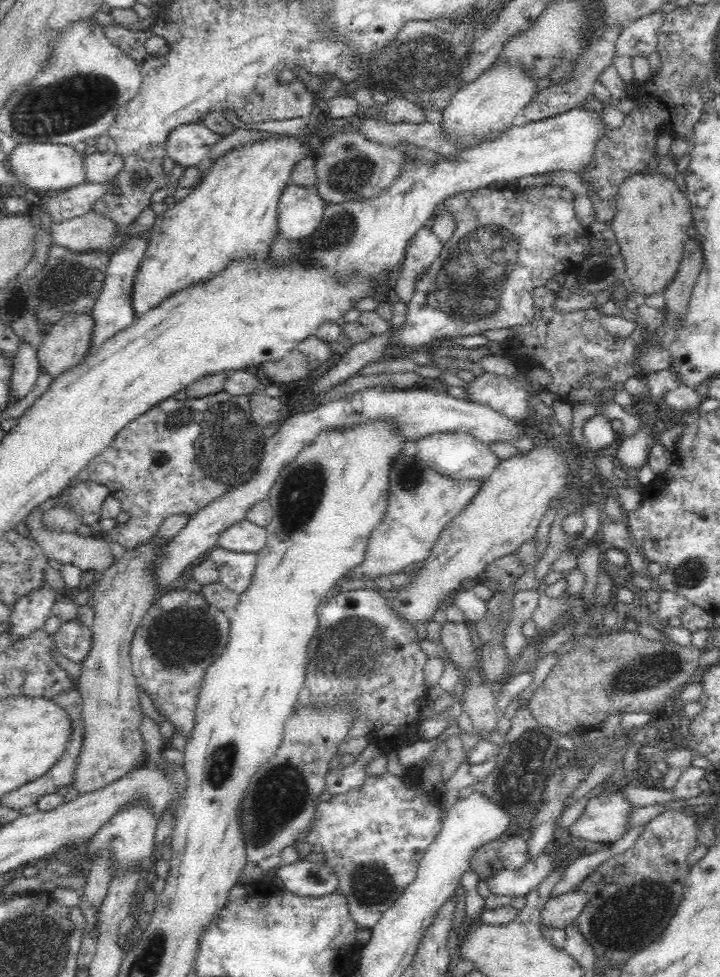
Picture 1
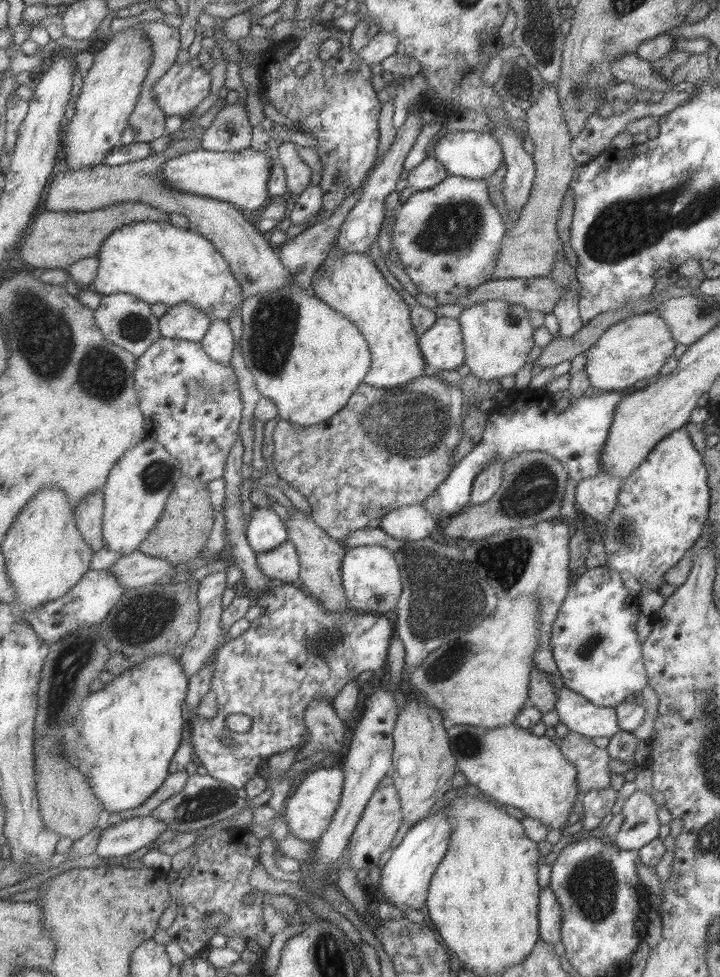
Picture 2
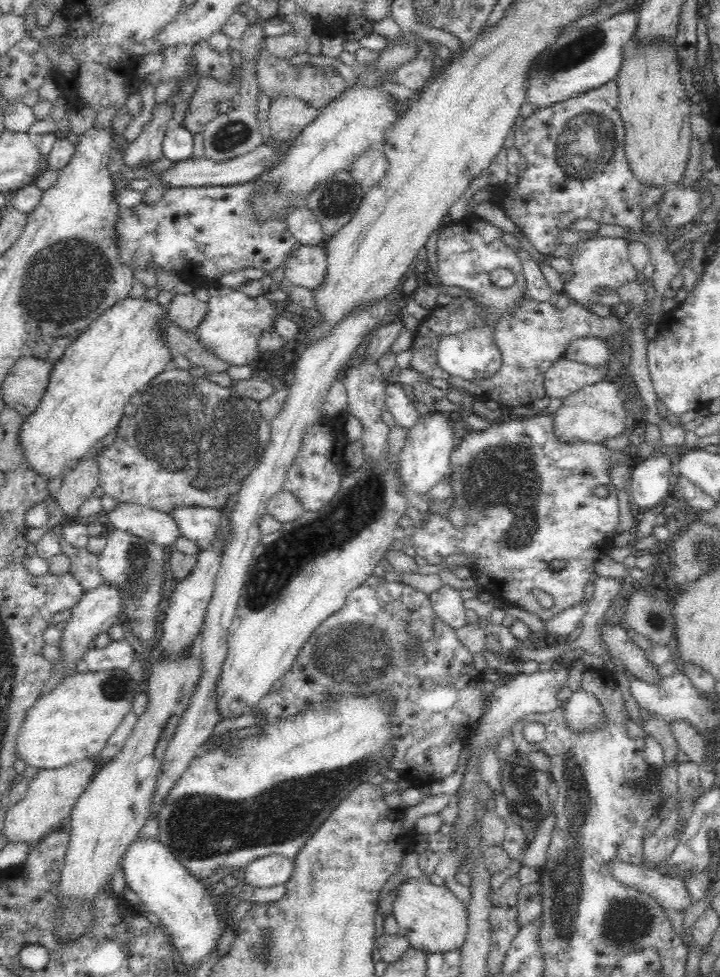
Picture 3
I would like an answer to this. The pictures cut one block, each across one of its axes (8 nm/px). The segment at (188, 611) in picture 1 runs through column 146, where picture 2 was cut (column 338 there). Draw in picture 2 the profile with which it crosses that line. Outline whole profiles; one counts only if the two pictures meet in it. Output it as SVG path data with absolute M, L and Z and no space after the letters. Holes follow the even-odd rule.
M274 583L265 594L258 596L255 605L263 612L251 621L249 628L234 640L223 643L214 658L214 673L210 689L215 694L217 713L212 719L198 717L187 725L187 736L196 754L193 759L201 764L209 776L228 784L230 787L243 788L250 779L251 772L257 772L263 758L285 752L299 744L308 728L303 713L313 699L325 699L333 703L345 682L356 678L361 672L377 670L383 666L387 648L393 638L391 622L385 615L361 612L355 609L343 613L325 612L298 584ZM227 715L247 715L248 729L233 732L225 724ZM220 736L230 736L235 747L227 747L219 741Z

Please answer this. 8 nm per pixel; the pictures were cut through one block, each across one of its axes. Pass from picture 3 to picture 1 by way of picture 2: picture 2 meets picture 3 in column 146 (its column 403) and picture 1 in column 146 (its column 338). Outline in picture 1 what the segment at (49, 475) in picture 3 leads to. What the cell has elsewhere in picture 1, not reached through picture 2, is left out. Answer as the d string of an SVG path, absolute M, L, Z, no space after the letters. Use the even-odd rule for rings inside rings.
M277 135L266 142L254 142L226 152L214 161L185 198L157 216L132 284L130 301L134 320L176 291L212 280L232 261L242 257L259 261L268 256L270 244L279 234L276 206L282 194L280 190L291 182L290 170L294 164L314 155L306 137Z

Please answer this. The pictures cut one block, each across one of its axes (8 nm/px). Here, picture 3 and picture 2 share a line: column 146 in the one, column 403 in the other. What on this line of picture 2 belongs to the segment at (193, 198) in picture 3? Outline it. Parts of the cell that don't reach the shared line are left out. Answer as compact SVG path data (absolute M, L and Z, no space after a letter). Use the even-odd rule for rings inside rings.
M448 174L435 186L412 192L394 217L390 246L398 254L400 265L416 290L433 298L437 304L454 304L456 298L492 278L490 274L505 235L505 227L499 212L489 200L485 180Z

